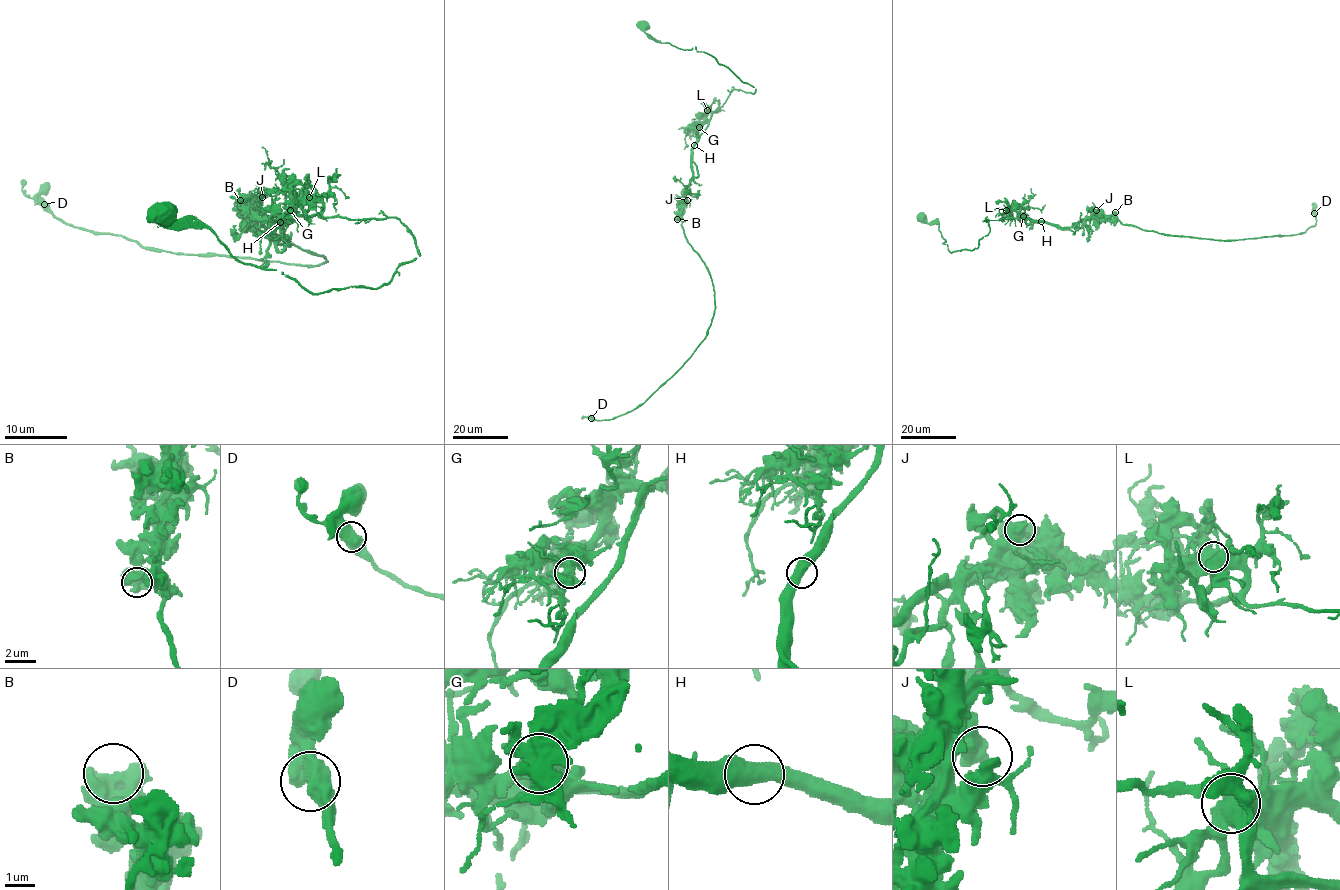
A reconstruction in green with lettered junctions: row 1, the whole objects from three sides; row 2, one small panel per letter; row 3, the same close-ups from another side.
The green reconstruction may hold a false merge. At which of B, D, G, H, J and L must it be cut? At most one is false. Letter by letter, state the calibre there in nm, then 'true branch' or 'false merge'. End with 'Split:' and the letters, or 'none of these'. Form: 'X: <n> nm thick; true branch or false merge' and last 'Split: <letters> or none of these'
B: 650 nm thick; true branch
D: 600 nm thick; true branch
G: 600 nm thick; true branch
H: 600 nm thick; false merge
J: 800 nm thick; true branch
L: 600 nm thick; true branch
Split: H

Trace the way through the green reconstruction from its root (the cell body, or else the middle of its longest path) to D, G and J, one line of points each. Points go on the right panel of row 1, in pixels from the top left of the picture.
D: (920, 218), (953, 252), (978, 246), (985, 219), (1241, 240), (1303, 233), (1314, 213)
G: (920, 218), (939, 223), (953, 252), (978, 246), (989, 232), (985, 219), (1006, 219), (1012, 210), (1023, 216)
J: (920, 218), (939, 223), (953, 252), (978, 246), (989, 232), (985, 219), (1074, 228), (1096, 210)

